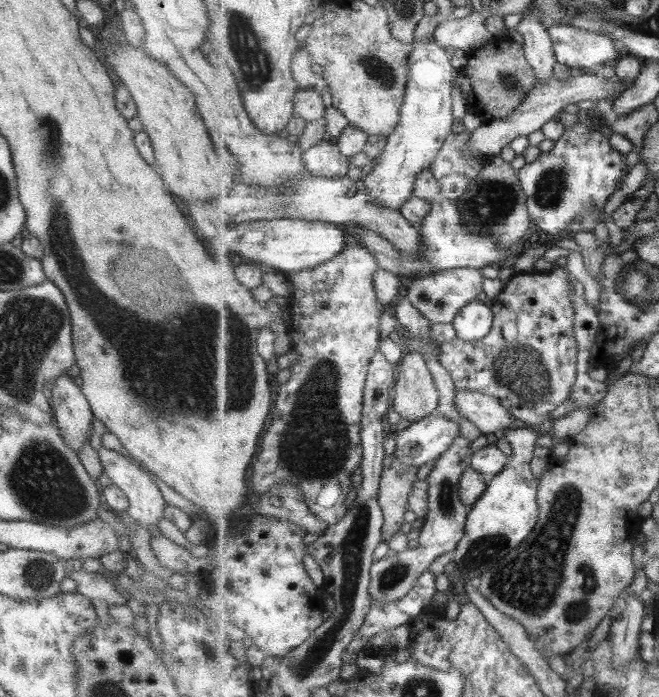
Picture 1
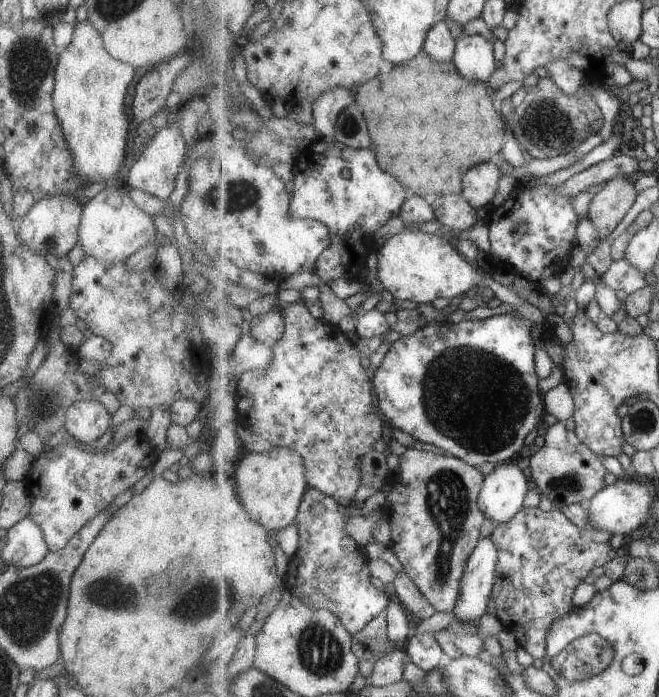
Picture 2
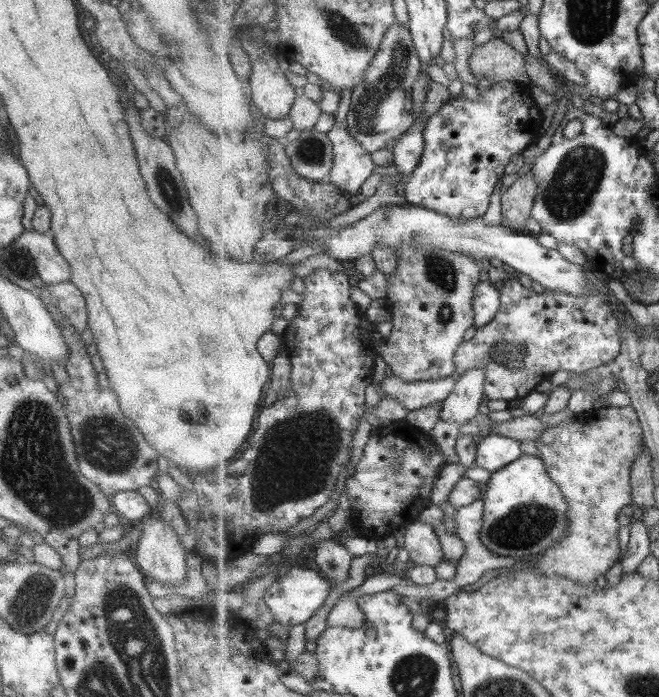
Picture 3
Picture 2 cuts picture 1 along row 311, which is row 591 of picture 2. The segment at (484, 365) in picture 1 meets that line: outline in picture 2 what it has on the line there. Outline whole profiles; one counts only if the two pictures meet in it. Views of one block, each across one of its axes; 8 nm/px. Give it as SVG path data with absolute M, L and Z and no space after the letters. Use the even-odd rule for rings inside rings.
M525 507L506 524L498 525L491 534L493 542L499 548L496 577L492 598L496 614L503 622L505 629L514 635L519 646L524 646L535 658L544 659L548 653L549 630L553 622L565 616L575 606L573 595L586 576L597 566L604 566L617 557L617 552L607 542L594 542L581 536L578 527L563 511L543 512L539 508Z

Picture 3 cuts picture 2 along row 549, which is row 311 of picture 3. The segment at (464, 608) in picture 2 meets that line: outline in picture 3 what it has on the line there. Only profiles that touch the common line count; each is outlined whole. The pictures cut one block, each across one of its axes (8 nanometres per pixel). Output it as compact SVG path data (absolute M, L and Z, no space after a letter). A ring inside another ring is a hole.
M481 281L477 285L473 309L475 309L475 329L477 331L489 324L501 308L501 291L490 281Z

